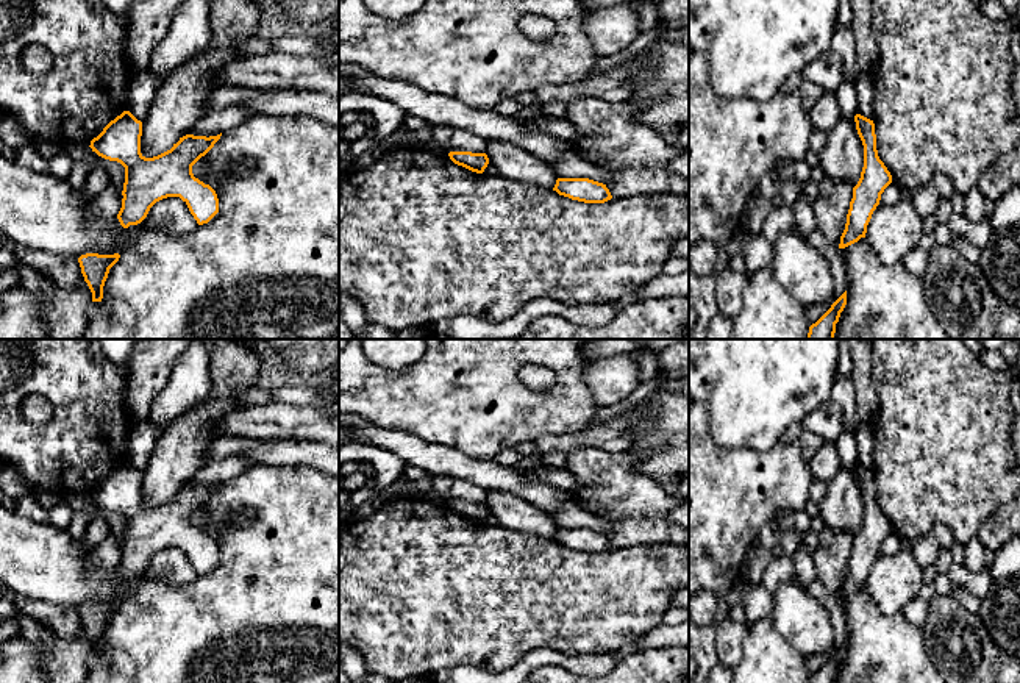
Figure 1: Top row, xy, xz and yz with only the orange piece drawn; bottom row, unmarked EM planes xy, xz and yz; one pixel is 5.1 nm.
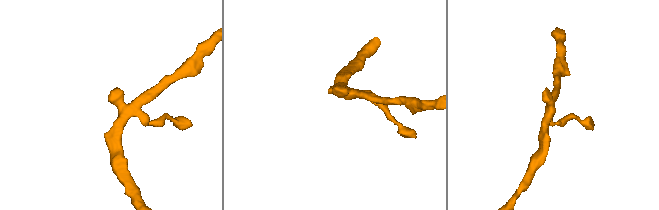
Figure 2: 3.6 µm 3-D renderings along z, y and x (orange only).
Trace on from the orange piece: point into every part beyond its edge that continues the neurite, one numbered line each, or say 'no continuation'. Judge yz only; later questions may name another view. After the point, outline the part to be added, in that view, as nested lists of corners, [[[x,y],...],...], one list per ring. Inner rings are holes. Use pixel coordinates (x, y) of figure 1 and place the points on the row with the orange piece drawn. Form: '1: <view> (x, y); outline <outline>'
no continuation

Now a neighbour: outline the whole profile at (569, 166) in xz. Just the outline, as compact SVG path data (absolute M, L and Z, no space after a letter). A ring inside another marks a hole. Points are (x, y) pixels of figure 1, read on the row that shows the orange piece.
M567 153L548 164L559 178L589 178L603 184L609 181L609 175L606 172L572 153Z

